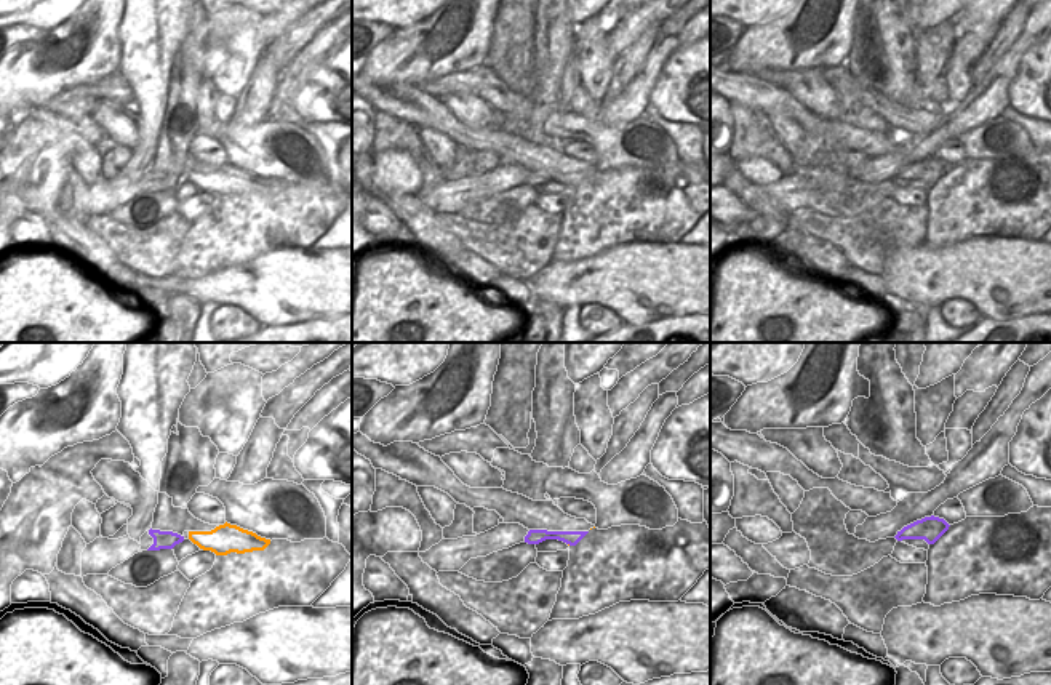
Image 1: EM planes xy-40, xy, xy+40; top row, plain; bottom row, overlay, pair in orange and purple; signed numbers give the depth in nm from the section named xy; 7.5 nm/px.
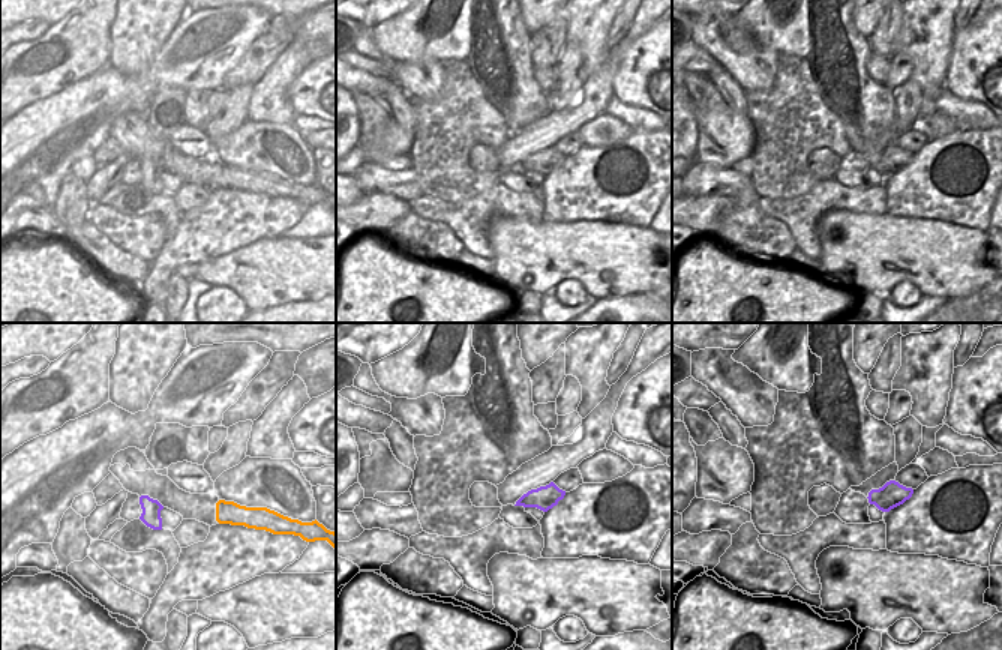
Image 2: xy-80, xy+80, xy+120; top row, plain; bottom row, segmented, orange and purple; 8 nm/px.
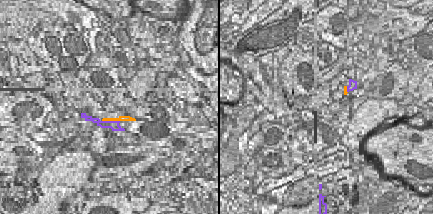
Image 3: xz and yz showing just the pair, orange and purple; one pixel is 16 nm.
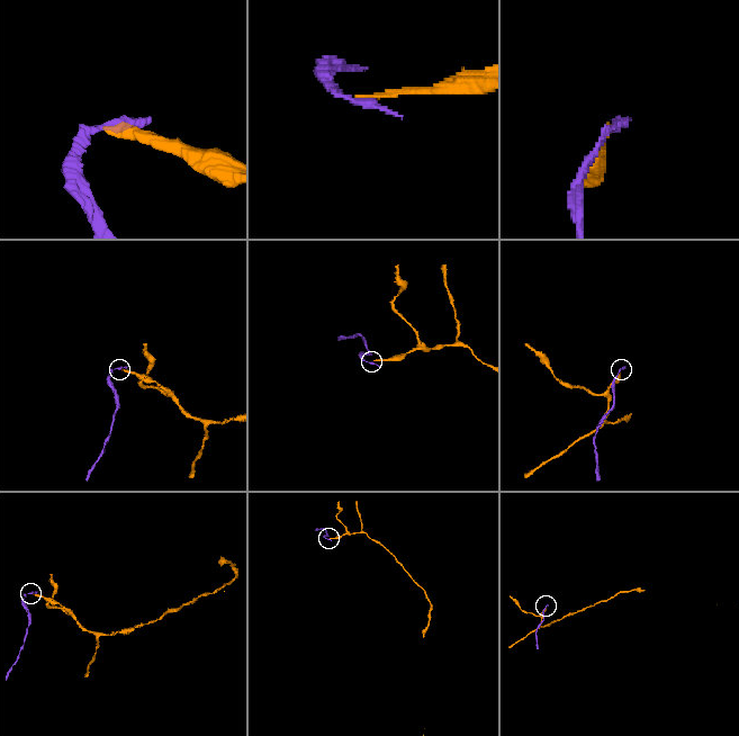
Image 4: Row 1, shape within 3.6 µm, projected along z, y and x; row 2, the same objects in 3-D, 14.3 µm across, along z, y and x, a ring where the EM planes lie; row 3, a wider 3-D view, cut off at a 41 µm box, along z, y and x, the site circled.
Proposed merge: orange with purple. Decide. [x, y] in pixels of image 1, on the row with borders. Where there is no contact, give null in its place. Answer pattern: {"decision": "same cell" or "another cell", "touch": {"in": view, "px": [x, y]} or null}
{"decision": "another cell", "touch": null}

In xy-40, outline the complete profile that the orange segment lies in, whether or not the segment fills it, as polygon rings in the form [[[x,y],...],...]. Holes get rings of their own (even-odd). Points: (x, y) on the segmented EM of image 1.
[[[158,493],[152,530],[173,531],[181,536],[187,531],[194,544],[216,555],[264,551],[270,544],[270,539],[227,522],[224,525],[205,523],[195,519],[189,509],[174,507],[173,498],[166,493]]]

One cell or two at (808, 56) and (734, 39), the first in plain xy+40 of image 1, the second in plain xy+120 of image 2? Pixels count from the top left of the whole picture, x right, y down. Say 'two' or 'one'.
two

